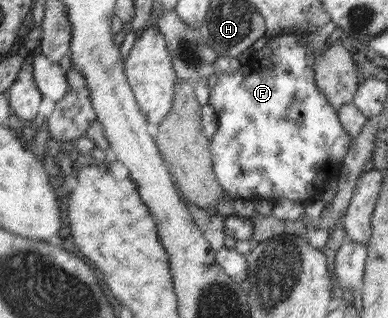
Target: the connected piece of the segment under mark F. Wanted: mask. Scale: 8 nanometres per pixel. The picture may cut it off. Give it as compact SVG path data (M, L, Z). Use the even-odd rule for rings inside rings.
M274 35L259 51L254 51L247 64L242 65L237 71L231 73L214 74L208 79L209 101L208 105L216 111L218 115L218 128L212 138L209 138L209 149L211 150L212 164L216 178L220 183L221 189L229 198L244 199L257 202L259 199L270 200L276 203L278 200L287 198L303 204L313 199L320 199L323 194L323 186L330 180L339 177L341 162L348 152L351 145L352 136L350 136L342 126L337 110L326 100L326 95L320 92L315 81L314 71L314 53L306 44L304 35Z

